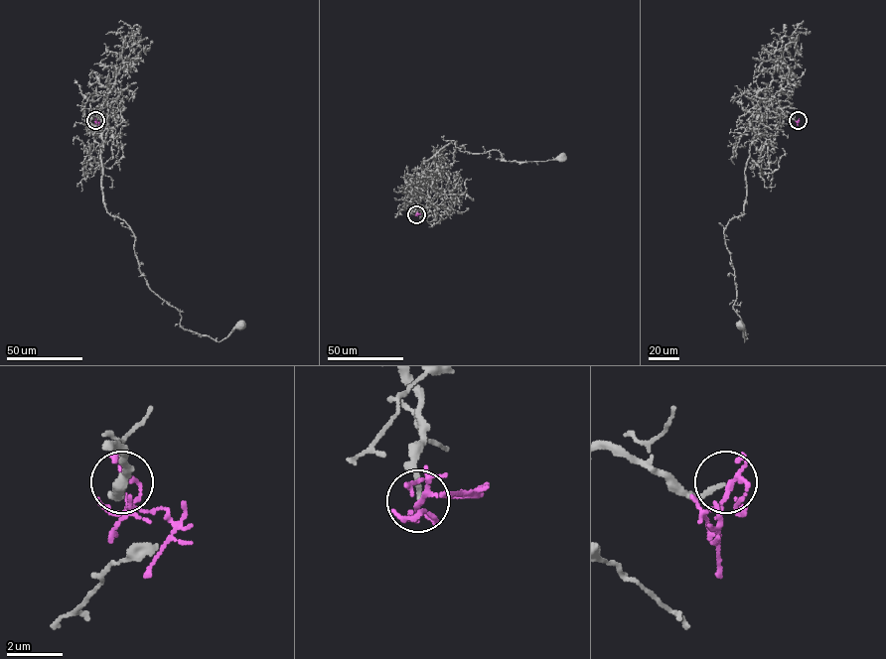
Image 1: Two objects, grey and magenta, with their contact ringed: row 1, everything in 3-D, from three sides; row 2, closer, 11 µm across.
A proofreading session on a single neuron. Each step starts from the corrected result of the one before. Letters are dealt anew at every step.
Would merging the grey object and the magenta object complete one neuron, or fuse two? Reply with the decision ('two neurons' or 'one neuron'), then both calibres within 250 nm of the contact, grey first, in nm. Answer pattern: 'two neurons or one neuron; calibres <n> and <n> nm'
two neurons; calibres 150 and 140 nm

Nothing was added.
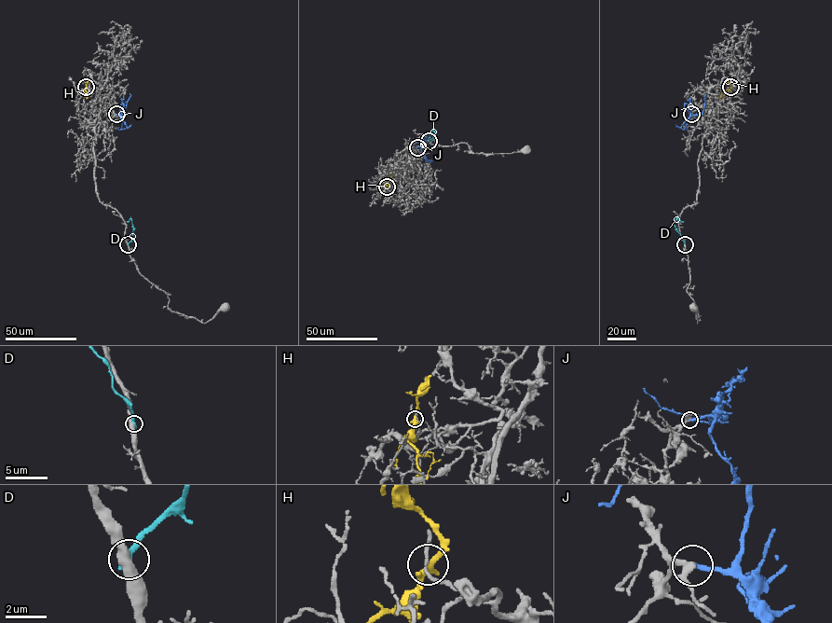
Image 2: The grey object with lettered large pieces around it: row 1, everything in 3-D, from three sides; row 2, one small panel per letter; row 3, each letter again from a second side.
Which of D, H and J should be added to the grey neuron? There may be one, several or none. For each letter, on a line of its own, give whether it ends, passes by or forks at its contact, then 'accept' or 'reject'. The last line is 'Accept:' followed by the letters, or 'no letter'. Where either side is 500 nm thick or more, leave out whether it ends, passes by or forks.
D: it ends there; reject
H: it passes by; reject
J: it ends there; accept
Accept: J

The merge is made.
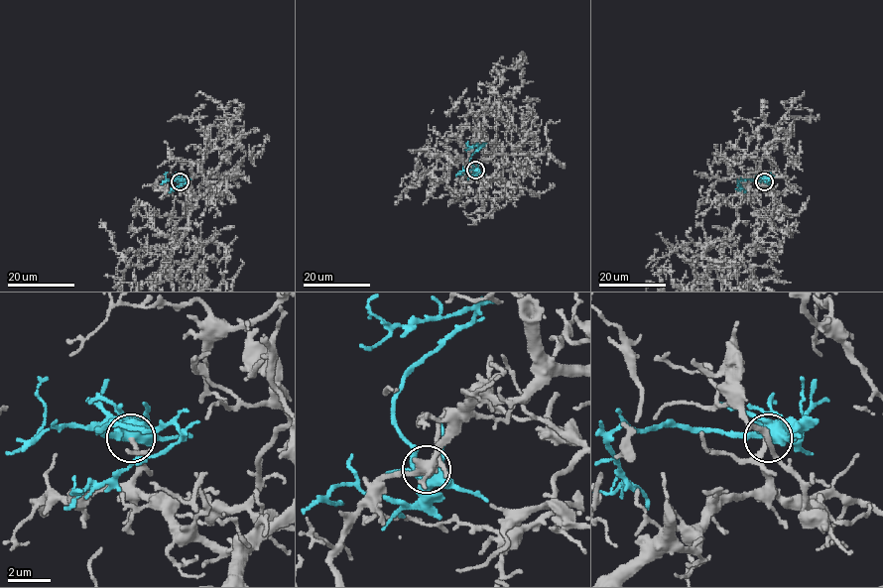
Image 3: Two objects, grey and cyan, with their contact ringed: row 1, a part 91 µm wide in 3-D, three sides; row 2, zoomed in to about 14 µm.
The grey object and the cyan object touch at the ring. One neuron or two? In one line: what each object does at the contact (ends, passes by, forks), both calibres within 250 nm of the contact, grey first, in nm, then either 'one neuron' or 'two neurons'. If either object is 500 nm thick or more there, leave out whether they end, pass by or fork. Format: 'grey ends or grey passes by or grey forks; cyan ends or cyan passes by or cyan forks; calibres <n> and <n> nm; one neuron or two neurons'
calibres 240 and 550 nm; one neuron

